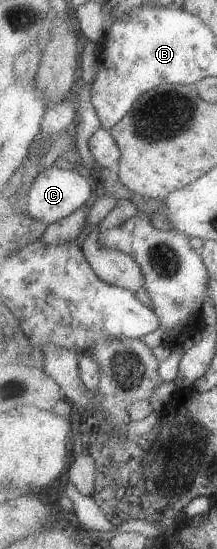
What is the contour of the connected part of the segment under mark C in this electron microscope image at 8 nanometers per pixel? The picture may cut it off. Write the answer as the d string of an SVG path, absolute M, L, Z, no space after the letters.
M47 166L35 177L30 188L26 194L26 210L29 216L46 226L70 216L79 208L89 204L95 194L93 175L78 168L62 169Z

